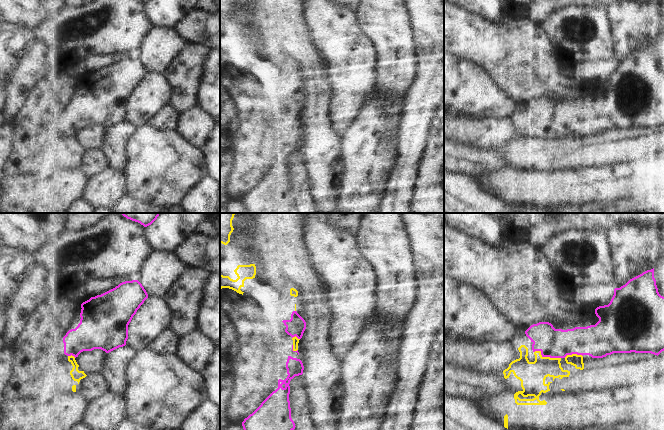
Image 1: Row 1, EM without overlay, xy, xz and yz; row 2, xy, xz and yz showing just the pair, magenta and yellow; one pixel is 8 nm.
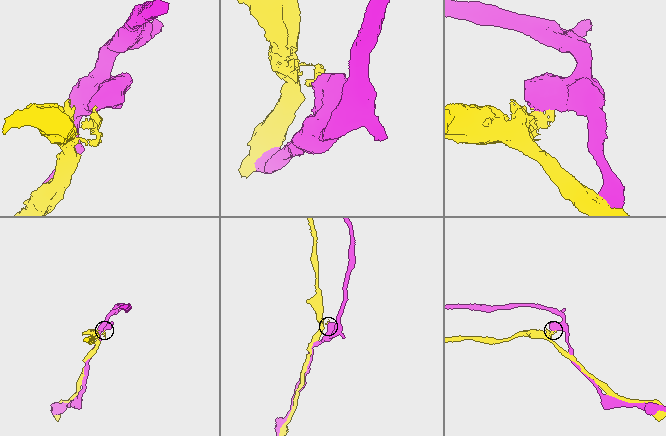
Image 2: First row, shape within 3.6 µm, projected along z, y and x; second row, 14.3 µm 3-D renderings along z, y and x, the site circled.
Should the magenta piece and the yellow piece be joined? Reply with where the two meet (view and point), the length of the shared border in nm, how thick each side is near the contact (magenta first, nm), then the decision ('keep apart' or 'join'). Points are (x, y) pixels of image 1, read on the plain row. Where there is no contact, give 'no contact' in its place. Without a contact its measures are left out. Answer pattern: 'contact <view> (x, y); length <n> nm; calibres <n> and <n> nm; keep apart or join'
contact yz (547, 132); length 220 nm; calibres 240 and 220 nm; keep apart

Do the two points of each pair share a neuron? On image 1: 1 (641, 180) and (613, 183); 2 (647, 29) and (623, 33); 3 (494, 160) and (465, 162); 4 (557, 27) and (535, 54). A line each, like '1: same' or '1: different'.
1: different
2: same
3: same
4: different

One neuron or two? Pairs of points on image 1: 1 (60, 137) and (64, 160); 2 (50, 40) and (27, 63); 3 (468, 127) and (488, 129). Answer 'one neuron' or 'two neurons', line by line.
1: one neuron
2: one neuron
3: one neuron

